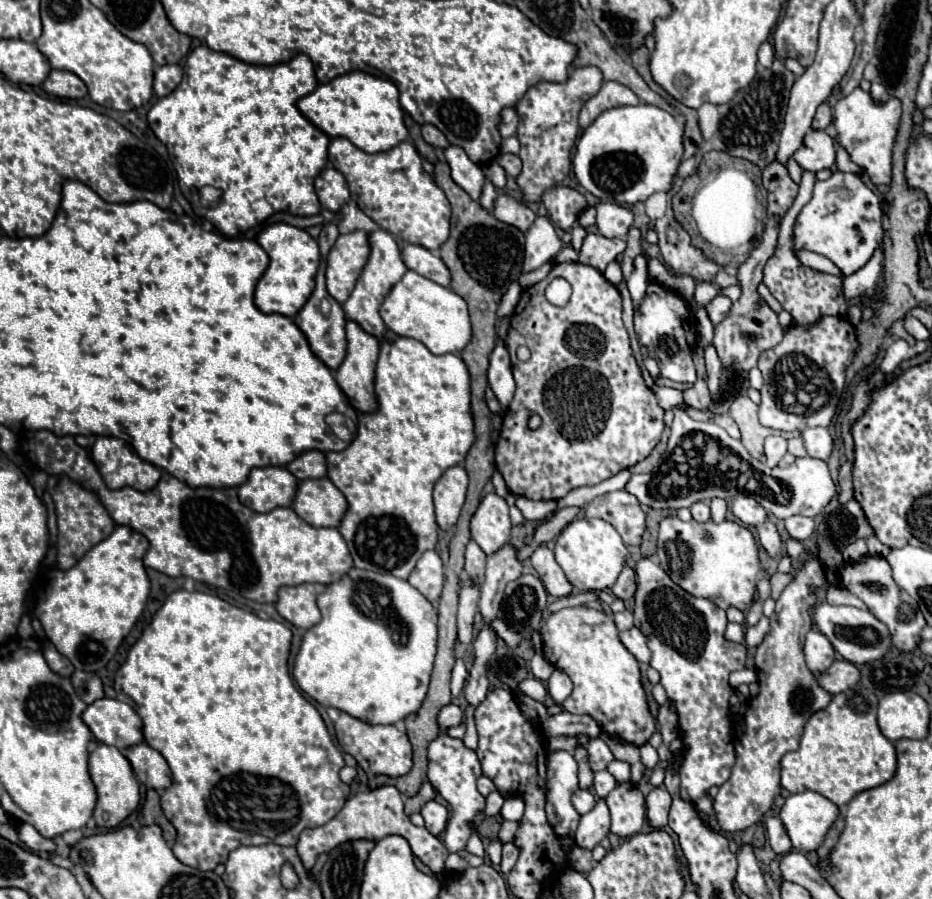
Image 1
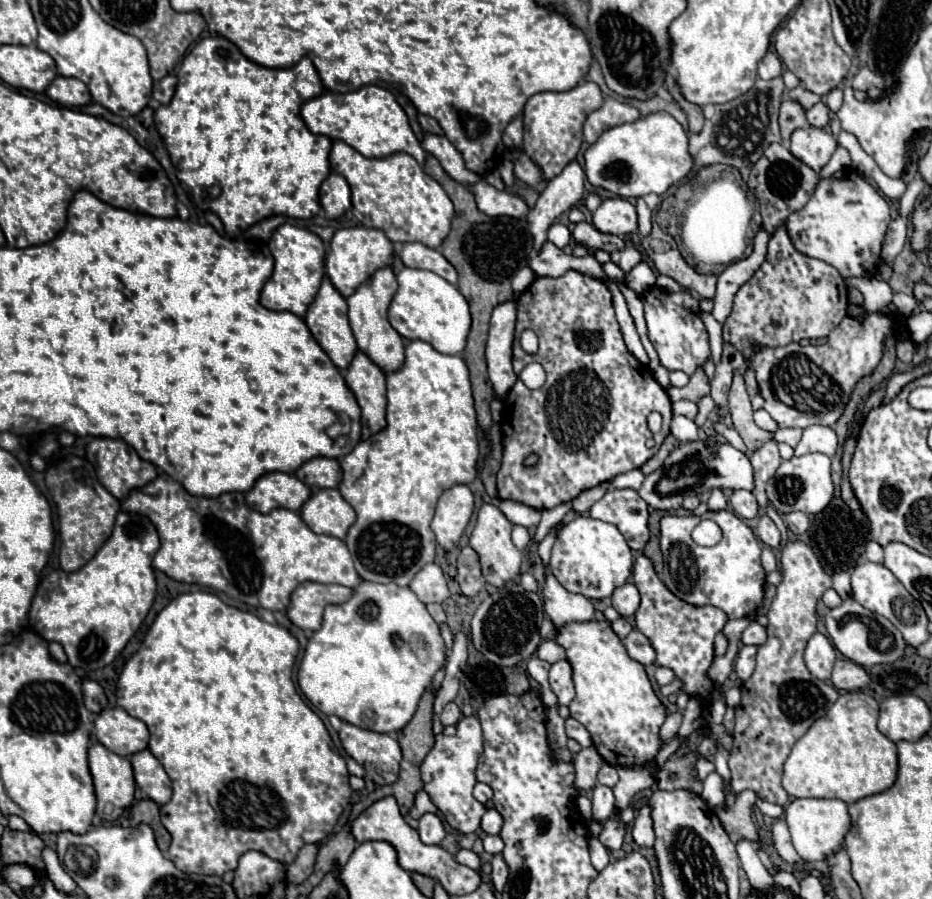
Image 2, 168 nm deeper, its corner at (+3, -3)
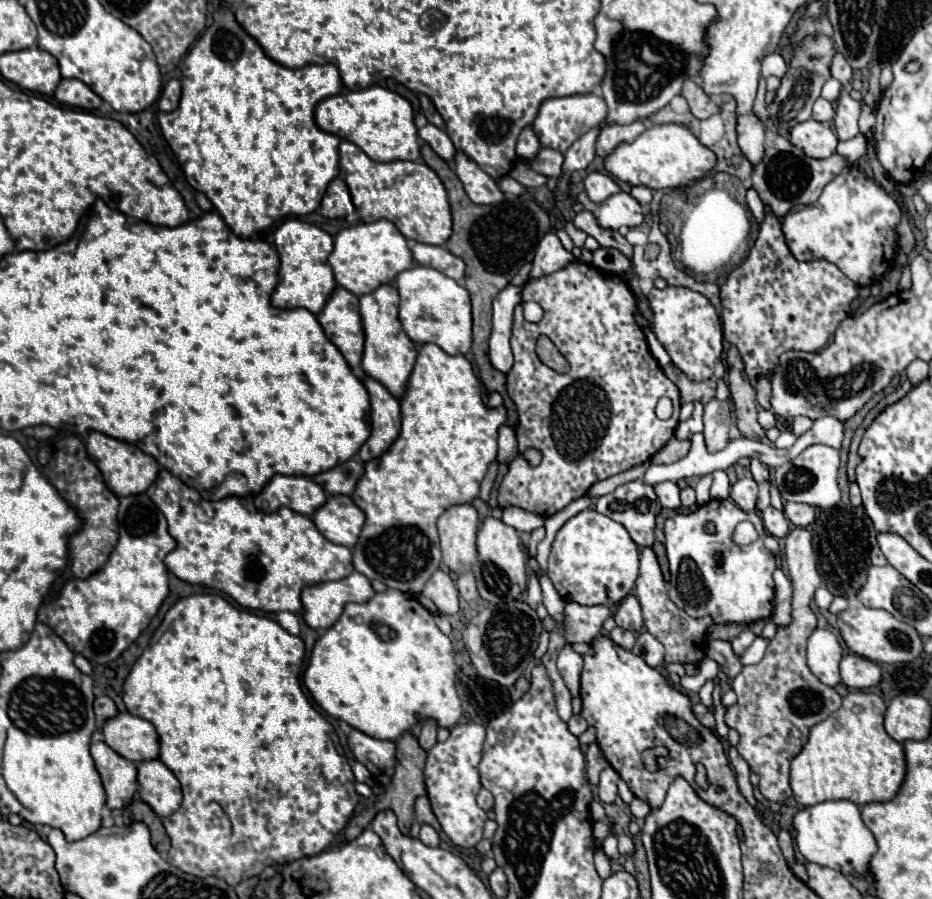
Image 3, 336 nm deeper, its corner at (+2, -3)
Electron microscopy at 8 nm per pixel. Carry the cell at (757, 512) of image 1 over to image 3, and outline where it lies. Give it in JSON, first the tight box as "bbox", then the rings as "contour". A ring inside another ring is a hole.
{"bbox":[730,477,758,511],"contour":[[[752,477],[738,479],[732,485],[732,489],[730,489],[732,501],[740,509],[744,509],[744,511],[754,511],[754,507],[756,507],[756,495],[758,495],[758,483]]]}

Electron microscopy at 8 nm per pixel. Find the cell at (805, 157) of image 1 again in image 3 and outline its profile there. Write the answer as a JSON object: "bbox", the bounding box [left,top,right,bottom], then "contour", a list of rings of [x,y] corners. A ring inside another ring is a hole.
{"bbox":[790,119,838,159],"contour":[[[814,119],[798,123],[790,131],[790,141],[798,149],[802,149],[808,157],[814,157],[814,159],[830,157],[838,145],[836,133],[828,125]]]}

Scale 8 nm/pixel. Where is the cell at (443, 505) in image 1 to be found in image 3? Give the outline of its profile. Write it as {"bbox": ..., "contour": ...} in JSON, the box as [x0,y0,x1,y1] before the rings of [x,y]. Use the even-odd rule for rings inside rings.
{"bbox":[438,505,478,575],"contour":[[[454,505],[438,519],[442,561],[456,575],[468,573],[478,561],[478,523],[478,513],[472,505]]]}

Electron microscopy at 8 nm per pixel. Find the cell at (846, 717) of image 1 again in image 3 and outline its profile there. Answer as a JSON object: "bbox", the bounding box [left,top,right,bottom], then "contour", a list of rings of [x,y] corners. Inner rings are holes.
{"bbox":[790,691,906,805],"contour":[[[850,691],[842,707],[816,723],[802,753],[792,759],[790,785],[800,805],[848,799],[856,805],[890,801],[906,777],[904,747],[884,729],[884,701],[874,693]]]}

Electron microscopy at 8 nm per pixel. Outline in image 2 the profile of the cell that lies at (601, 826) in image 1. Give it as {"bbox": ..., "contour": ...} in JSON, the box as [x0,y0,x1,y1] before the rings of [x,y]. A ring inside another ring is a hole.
{"bbox":[587,785,615,825],"contour":[[[595,785],[591,801],[593,801],[593,815],[587,821],[587,825],[591,825],[593,821],[597,821],[597,823],[605,821],[609,817],[609,813],[613,813],[613,809],[615,809],[615,795],[609,787]]]}

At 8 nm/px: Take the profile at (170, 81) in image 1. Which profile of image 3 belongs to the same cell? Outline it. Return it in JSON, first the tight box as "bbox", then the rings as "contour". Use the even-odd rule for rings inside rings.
{"bbox":[158,79,180,111],"contour":[[[170,79],[158,99],[158,107],[160,111],[174,111],[178,107],[178,101],[180,101],[180,81]]]}

